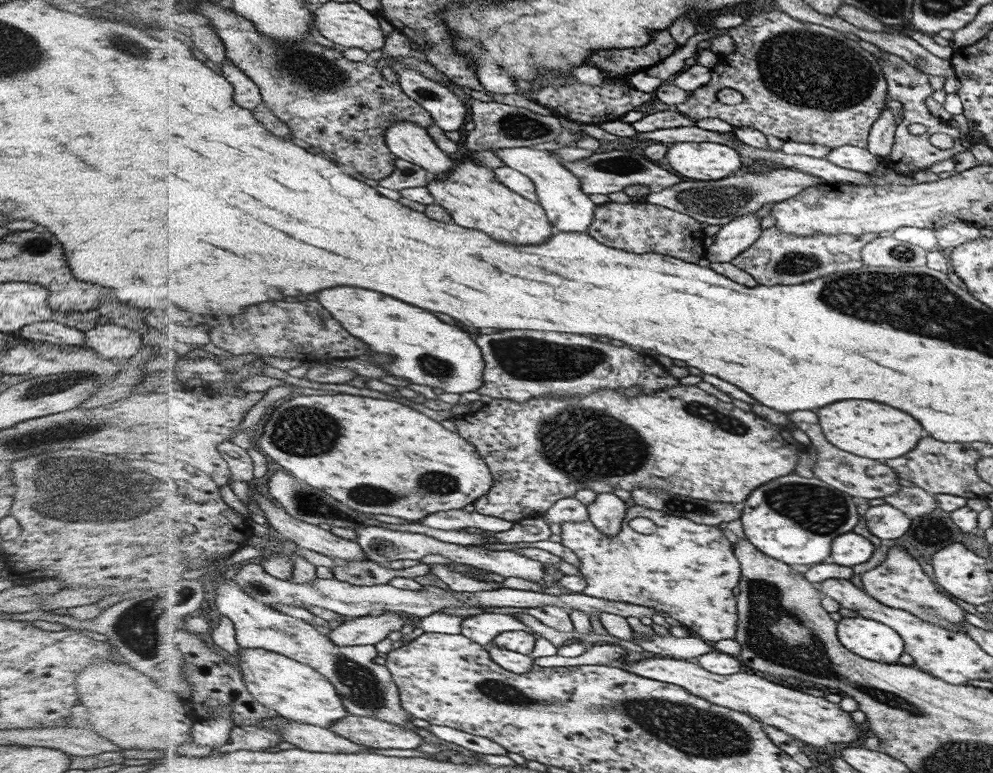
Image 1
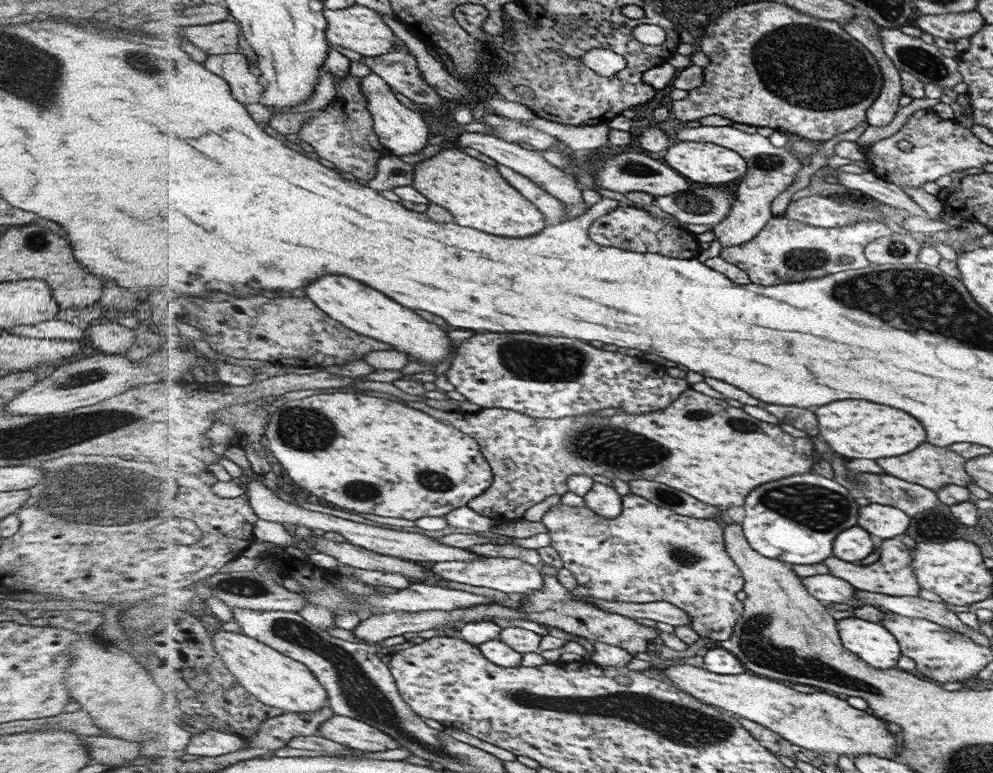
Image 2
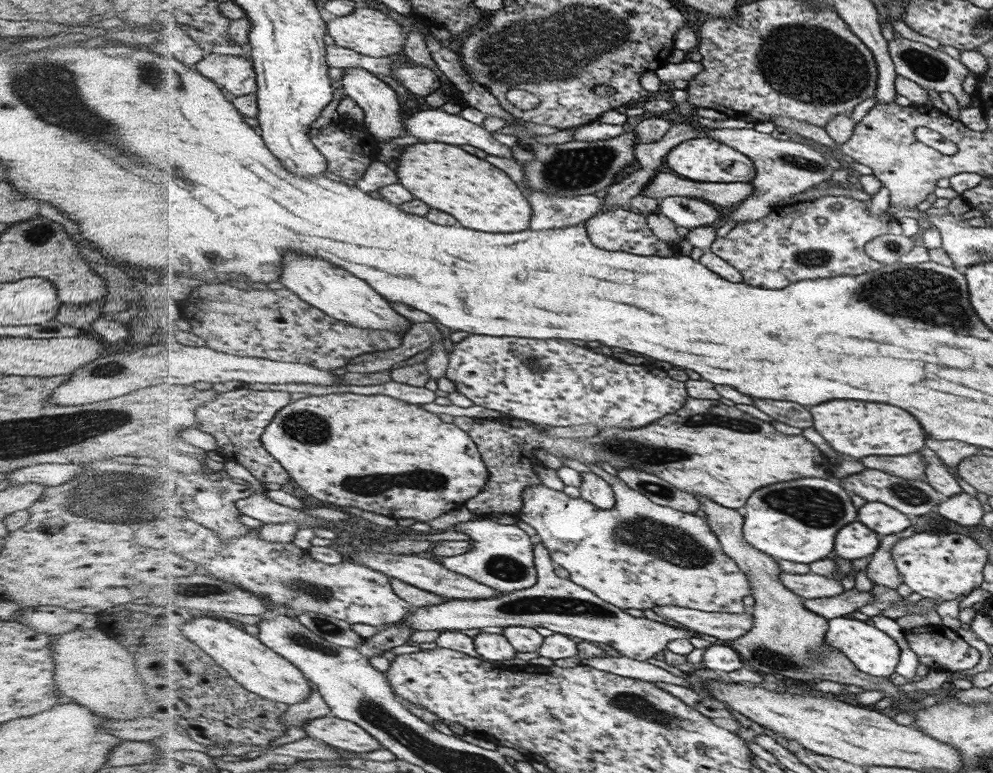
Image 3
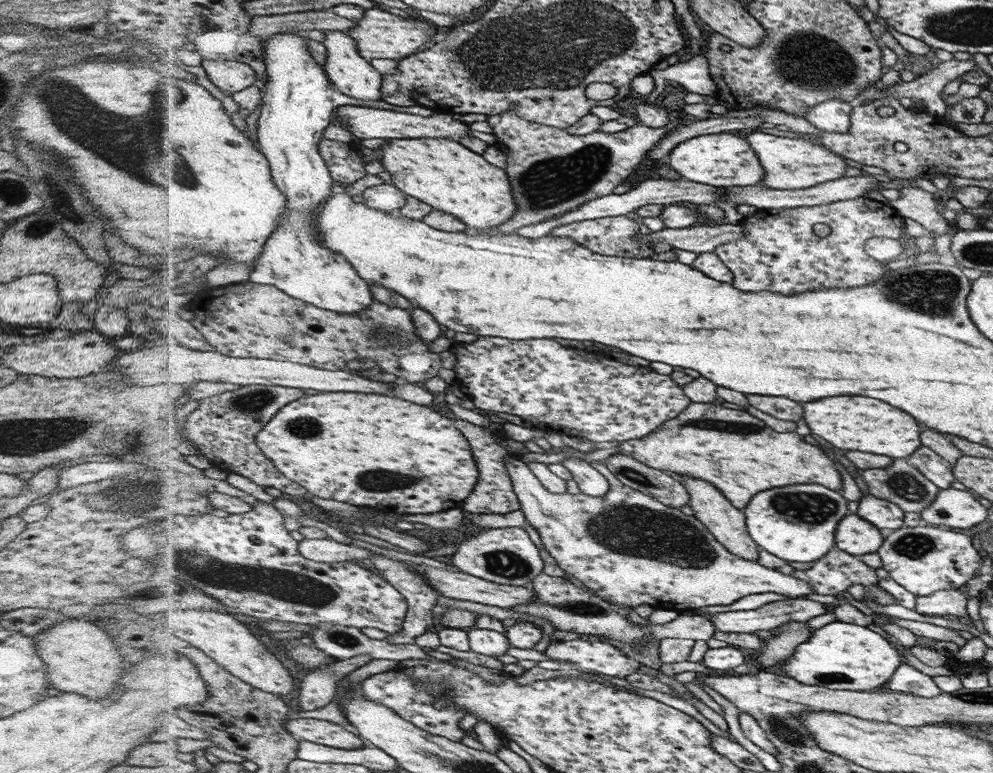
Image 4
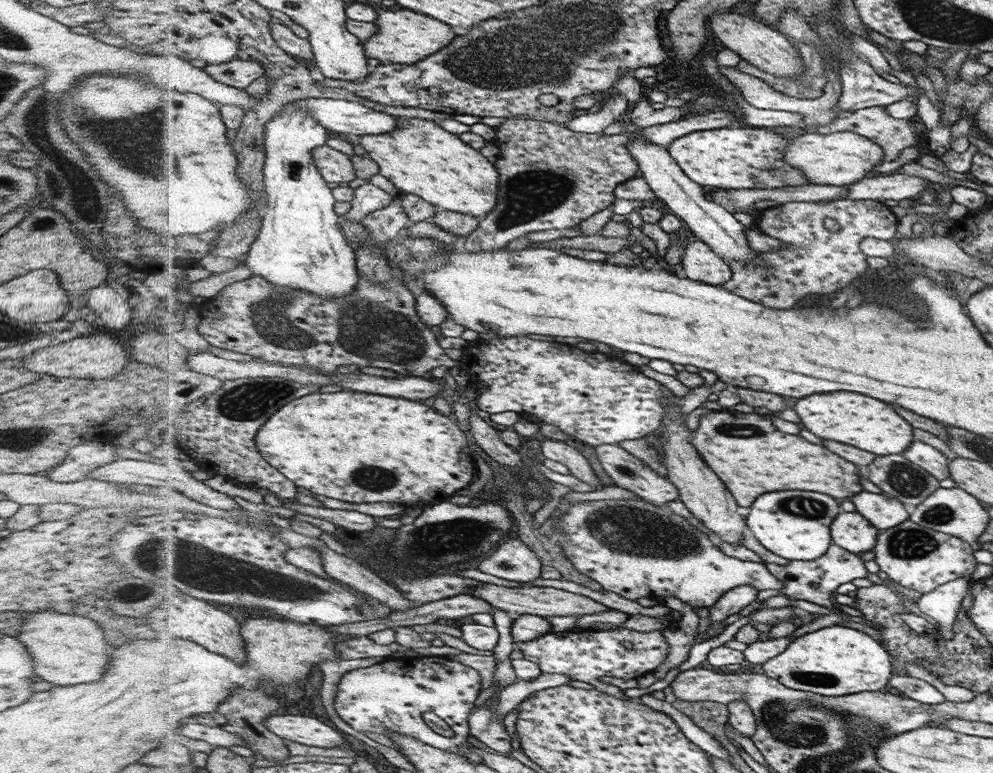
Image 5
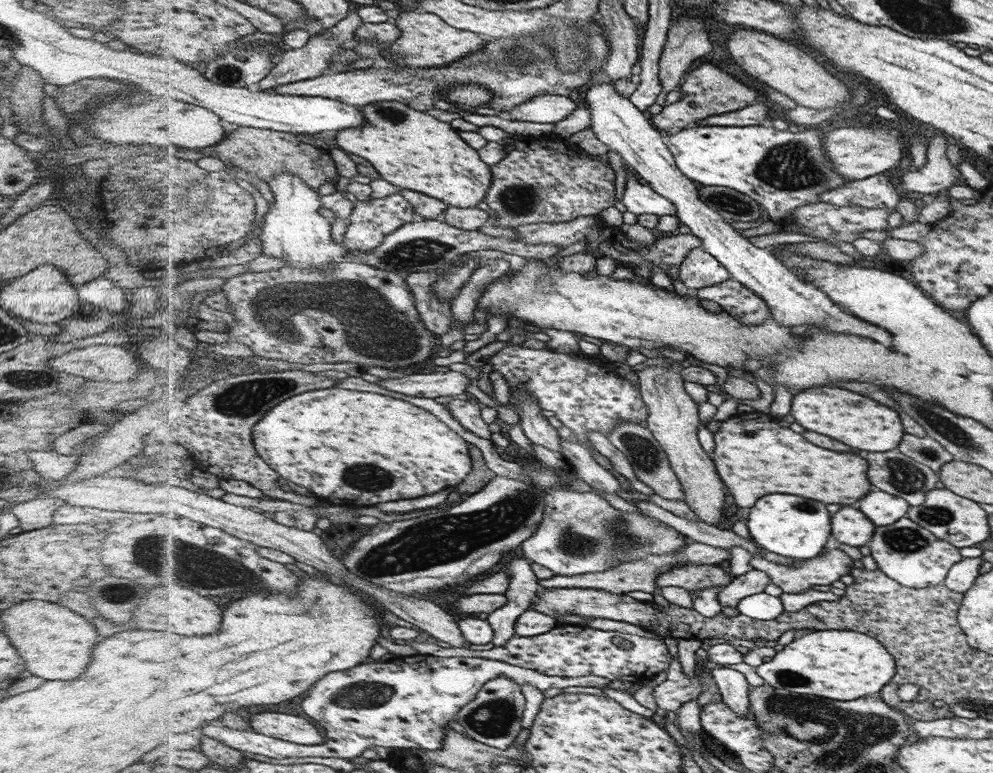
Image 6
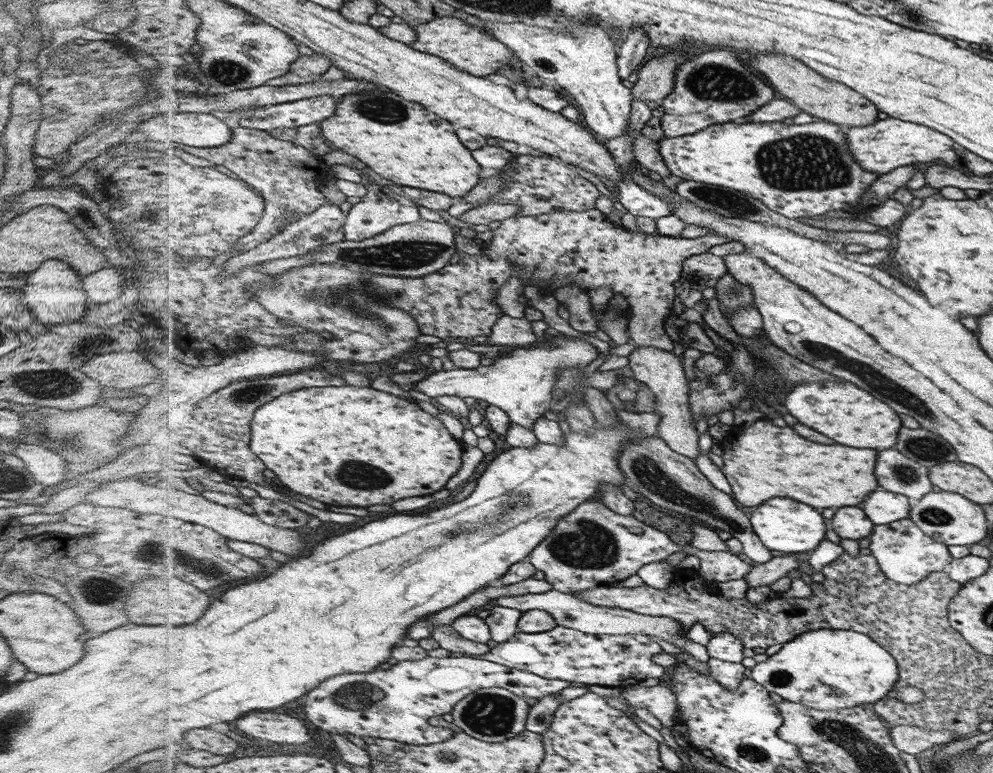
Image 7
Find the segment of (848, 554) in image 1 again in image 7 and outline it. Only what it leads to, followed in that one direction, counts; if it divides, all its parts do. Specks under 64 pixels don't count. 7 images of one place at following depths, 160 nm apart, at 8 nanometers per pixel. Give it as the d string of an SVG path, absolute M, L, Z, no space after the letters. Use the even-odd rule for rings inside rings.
M856 506L840 508L832 518L832 530L838 532L840 538L858 541L860 538L870 537L874 528L871 519L866 518L866 514Z

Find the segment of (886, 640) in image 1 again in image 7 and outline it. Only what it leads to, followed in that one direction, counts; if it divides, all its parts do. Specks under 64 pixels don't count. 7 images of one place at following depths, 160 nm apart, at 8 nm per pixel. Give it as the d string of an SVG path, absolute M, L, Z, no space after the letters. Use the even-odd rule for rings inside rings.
M852 630L808 631L786 642L775 654L764 658L750 669L750 678L781 696L783 700L800 702L814 710L838 710L860 705L873 705L887 696L899 680L899 665L895 657L875 639Z

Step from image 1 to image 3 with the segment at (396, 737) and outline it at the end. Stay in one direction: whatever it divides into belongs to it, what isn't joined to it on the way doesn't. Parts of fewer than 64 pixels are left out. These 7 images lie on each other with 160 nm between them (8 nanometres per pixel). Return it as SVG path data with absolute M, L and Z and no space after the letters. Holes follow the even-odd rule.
M333 714L310 721L304 729L308 736L339 749L361 753L385 748L374 734L370 734L359 723L338 718Z

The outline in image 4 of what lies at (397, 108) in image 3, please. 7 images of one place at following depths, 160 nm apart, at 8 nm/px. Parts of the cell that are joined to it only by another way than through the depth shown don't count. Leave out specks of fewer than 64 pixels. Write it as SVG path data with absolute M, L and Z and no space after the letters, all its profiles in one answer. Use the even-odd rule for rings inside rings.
M327 30L325 34L327 36L323 43L327 46L329 53L324 67L331 78L331 82L340 92L347 94L349 97L360 98L360 100L382 100L384 97L384 74L361 53L359 42L356 42L352 35L342 31Z

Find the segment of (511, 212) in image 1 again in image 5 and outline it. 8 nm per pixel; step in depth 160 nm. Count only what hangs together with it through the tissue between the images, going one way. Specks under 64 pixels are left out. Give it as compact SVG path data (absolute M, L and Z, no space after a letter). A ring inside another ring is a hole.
M399 117L398 128L391 133L372 134L353 140L365 148L367 154L381 166L381 174L387 177L402 195L415 194L437 206L439 210L451 210L480 219L498 205L499 171L479 150L468 146L458 136L442 130L435 121L420 118Z

